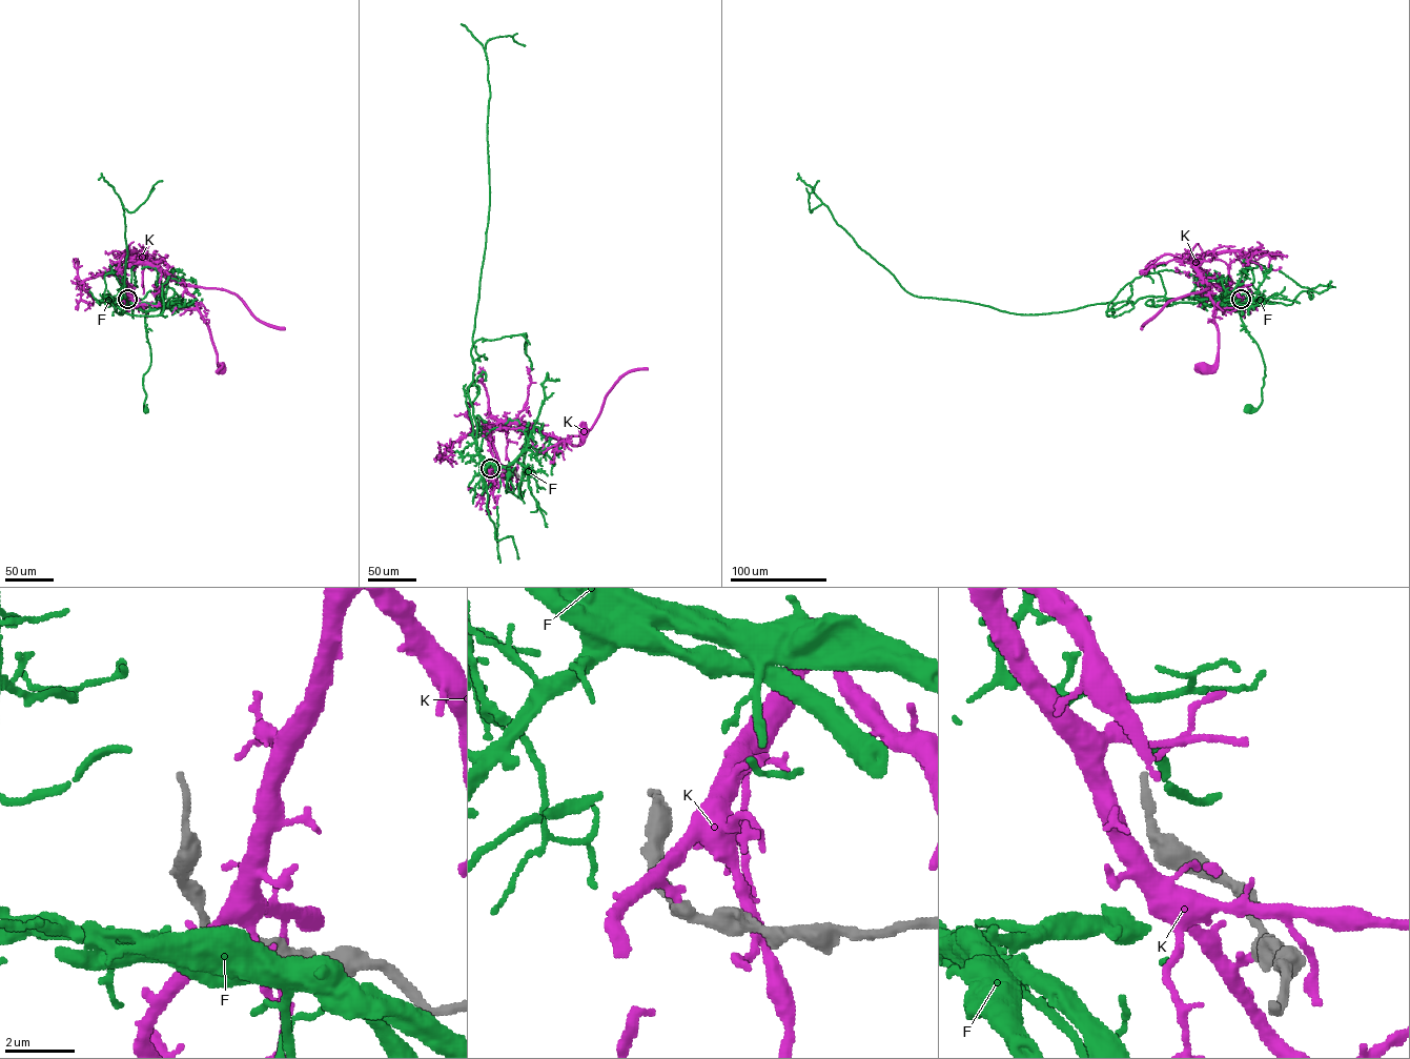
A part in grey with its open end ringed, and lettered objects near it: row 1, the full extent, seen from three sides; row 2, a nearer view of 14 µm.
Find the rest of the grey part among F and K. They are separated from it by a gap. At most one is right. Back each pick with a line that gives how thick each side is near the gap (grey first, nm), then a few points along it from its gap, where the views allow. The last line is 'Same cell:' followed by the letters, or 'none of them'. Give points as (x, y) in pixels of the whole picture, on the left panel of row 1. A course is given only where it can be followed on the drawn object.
F: 190/200 nm | via (126, 298), (120, 298), (120, 301), (146, 312), (151, 355), (143, 379), (146, 411)
Same cell: F

